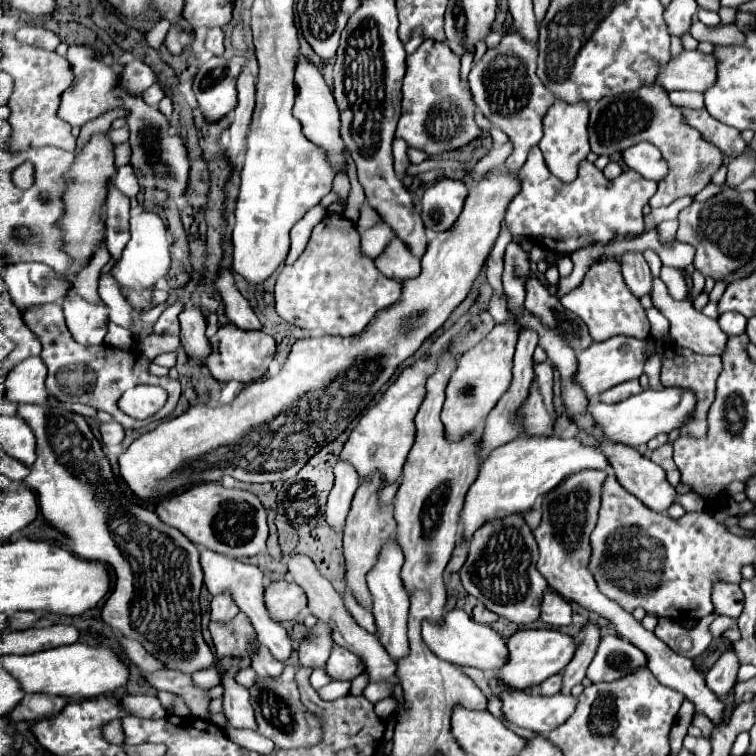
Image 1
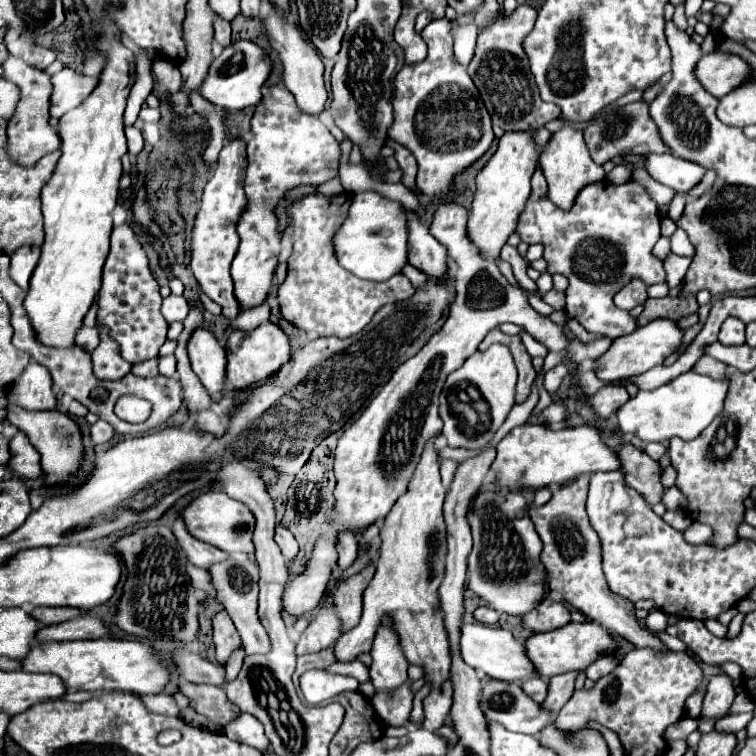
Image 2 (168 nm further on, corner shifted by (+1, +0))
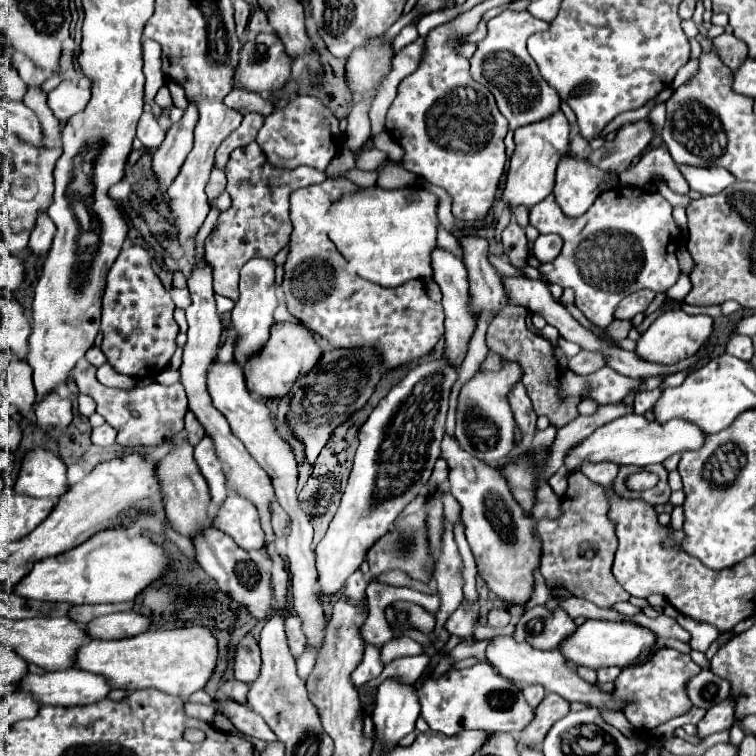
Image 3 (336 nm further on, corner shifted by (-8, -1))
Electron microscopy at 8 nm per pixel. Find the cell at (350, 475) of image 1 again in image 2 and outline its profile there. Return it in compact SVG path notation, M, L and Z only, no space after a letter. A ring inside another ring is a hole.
M343 534L339 538L339 568L349 568L357 558L357 538L351 534Z

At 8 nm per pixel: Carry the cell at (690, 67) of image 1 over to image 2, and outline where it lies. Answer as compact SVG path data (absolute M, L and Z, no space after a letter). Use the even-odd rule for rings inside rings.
M717 50L711 54L705 54L699 60L695 72L703 88L707 88L707 92L711 92L717 98L737 90L755 74L755 70L741 56L723 54Z

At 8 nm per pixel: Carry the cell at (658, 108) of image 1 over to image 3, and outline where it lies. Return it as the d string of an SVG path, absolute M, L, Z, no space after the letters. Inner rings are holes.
M640 119L636 123L622 125L612 141L590 153L588 161L604 171L620 173L630 167L634 157L646 151L654 135L656 131L654 125L650 125L650 119Z

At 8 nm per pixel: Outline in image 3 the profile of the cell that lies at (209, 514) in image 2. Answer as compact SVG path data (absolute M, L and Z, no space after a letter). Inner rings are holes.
M230 493L218 507L216 515L212 517L212 525L228 533L236 541L236 545L246 551L262 549L264 545L264 531L260 527L256 507L248 499L236 497L236 493Z

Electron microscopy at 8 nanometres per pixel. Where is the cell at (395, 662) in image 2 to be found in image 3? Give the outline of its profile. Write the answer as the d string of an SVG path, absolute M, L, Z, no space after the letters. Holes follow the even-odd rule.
M396 677L380 683L372 719L378 737L382 737L388 747L396 745L404 735L414 731L418 715L420 701L414 685L400 683Z

